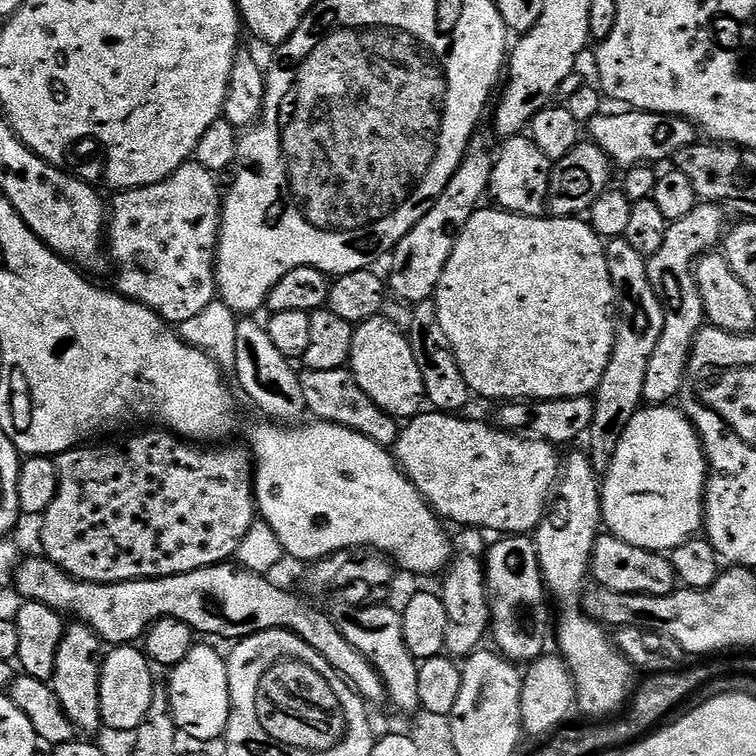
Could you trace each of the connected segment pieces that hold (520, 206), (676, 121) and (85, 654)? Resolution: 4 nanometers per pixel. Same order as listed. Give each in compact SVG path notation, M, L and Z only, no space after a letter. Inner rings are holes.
M531 135L509 136L503 141L500 153L495 153L487 195L495 207L519 216L544 216L548 212L548 187L553 161L538 150Z
M635 110L616 111L620 112L612 112L609 116L601 114L593 120L589 120L586 125L586 132L587 135L588 132L592 135L589 136L591 143L602 149L613 165L620 167L621 164L621 169L634 168L638 164L656 166L659 165L659 160L671 161L678 154L678 150L687 148L689 144L697 143L698 129L684 116L671 116L670 114L658 114L657 112L637 112Z
M72 622L64 629L64 637L58 646L54 662L51 686L66 718L84 734L101 731L102 710L100 709L100 665L102 663L102 641L89 624Z

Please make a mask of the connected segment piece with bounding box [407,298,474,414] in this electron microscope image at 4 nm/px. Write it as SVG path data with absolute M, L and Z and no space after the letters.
M432 298L420 300L417 304L411 305L411 308L414 319L408 329L407 338L410 350L414 350L414 362L418 362L418 370L422 370L424 399L437 412L463 413L468 399L473 399L474 394L468 389L468 383L454 358L446 334L442 334L442 322L438 322L436 301Z

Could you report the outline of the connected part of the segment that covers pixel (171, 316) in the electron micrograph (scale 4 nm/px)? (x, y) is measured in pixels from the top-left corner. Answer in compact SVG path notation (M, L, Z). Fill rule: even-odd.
M189 162L157 184L117 191L113 195L116 197L110 200L106 248L109 253L112 251L112 260L116 263L115 291L146 305L173 326L201 313L218 296L215 262L216 239L220 237L222 188L216 185L216 180L213 173Z

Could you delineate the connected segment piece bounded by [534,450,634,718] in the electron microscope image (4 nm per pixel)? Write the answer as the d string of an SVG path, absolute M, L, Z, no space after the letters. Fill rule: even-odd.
M580 450L580 452L570 453L569 456L565 455L562 460L560 479L556 482L544 517L540 520L540 525L536 527L534 533L540 572L544 575L547 591L554 597L555 603L557 600L564 607L564 613L560 616L560 649L558 652L564 663L568 665L568 671L572 674L572 683L576 685L576 704L579 711L581 708L586 715L592 716L588 718L611 717L629 699L630 687L628 688L628 683L631 682L632 675L634 675L632 665L622 655L610 636L604 633L606 631L605 625L593 619L581 608L585 591L590 584L590 565L594 542L602 528L601 487L597 470L593 467L592 459L588 457L587 451Z

